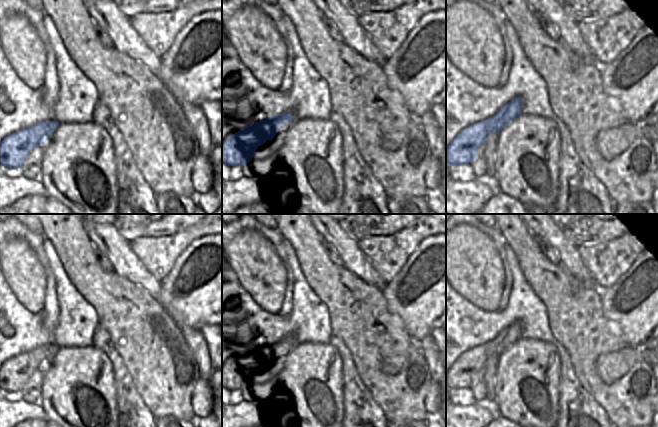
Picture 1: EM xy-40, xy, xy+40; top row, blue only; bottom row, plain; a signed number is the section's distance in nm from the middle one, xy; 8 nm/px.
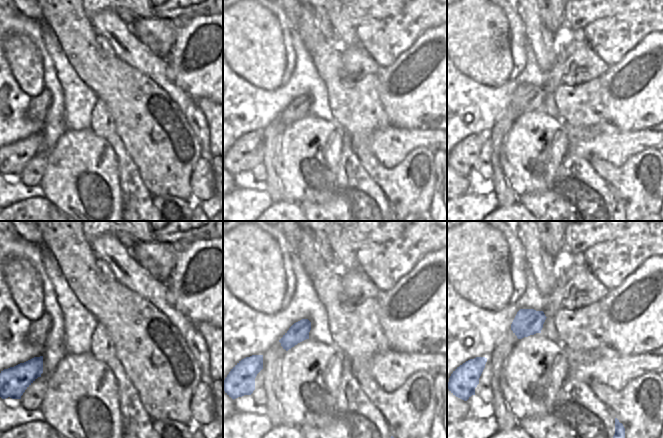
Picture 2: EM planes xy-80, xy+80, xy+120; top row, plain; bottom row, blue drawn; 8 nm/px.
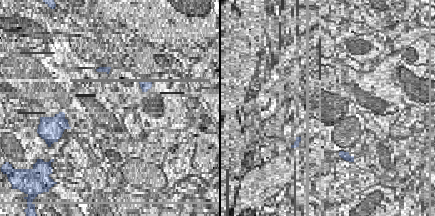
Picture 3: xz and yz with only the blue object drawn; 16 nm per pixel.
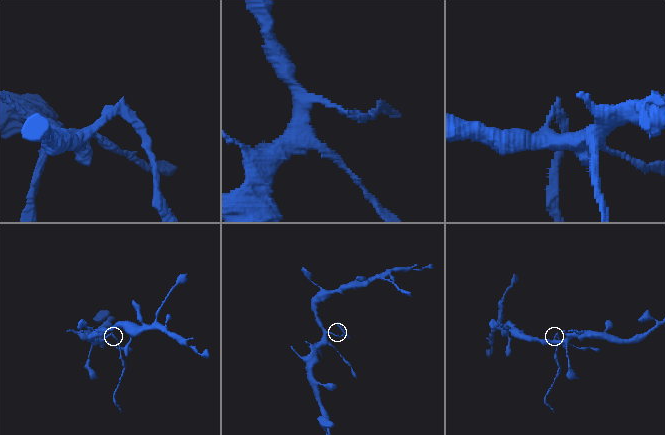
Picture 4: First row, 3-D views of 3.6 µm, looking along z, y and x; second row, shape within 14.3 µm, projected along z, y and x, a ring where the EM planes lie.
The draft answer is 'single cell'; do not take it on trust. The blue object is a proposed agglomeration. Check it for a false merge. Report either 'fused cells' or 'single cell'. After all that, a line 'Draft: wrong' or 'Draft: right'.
fused cells
Draft: wrong

